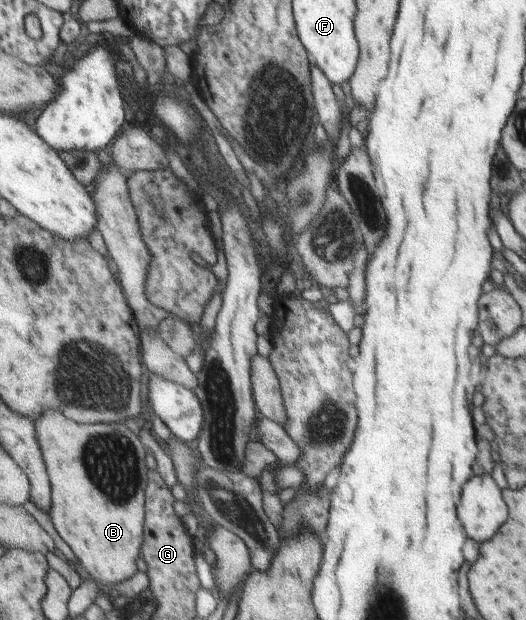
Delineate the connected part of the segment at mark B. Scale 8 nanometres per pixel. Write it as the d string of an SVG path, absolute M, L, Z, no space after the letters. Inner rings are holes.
M47 412L47 416L39 416L36 420L38 439L43 449L43 458L46 460L47 470L53 487L53 501L51 502L50 518L54 528L61 539L72 549L81 566L93 580L99 580L105 591L110 591L109 586L117 586L137 574L137 558L142 555L142 544L144 540L144 529L146 528L146 488L148 485L147 452L139 434L133 434L124 423L115 424L77 424L75 420L69 420L65 414L59 412Z

